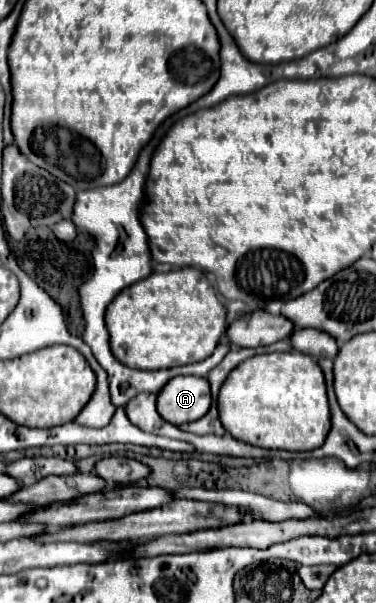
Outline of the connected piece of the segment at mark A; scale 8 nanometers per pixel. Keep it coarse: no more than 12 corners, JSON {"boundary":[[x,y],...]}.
{"boundary":[[171,378],[155,406],[175,426],[211,406],[207,378]]}

